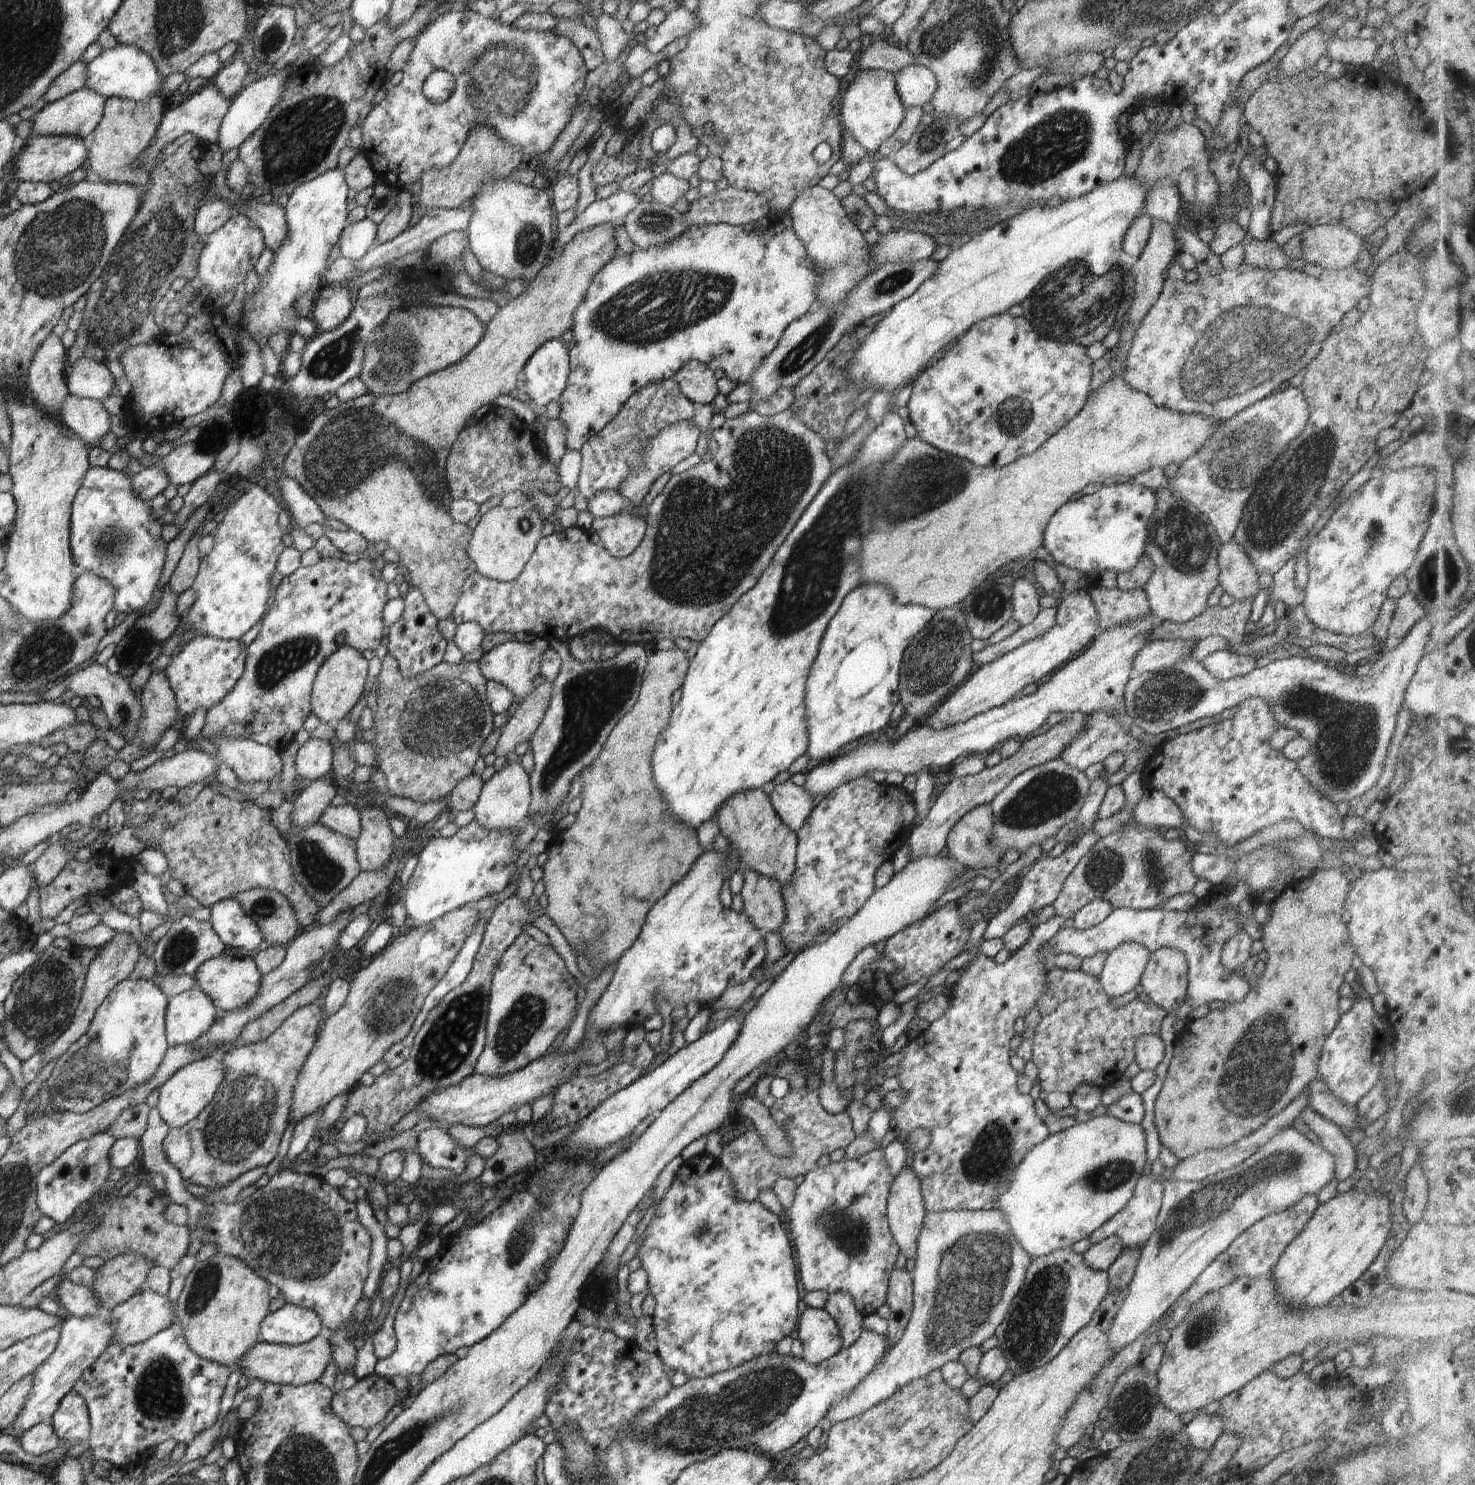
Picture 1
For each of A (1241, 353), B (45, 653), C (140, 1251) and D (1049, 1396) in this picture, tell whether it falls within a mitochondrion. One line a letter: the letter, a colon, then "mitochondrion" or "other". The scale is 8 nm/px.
A: mitochondrion
B: mitochondrion
C: other
D: other

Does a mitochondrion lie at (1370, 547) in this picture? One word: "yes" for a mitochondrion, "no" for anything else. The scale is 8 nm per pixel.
yes

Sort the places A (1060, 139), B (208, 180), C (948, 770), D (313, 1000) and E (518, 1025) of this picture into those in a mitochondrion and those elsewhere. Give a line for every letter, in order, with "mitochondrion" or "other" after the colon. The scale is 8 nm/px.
A: mitochondrion
B: other
C: other
D: other
E: mitochondrion

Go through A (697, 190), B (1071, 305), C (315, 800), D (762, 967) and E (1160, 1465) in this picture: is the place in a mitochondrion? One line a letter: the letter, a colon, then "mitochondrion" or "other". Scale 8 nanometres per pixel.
A: other
B: mitochondrion
C: other
D: other
E: mitochondrion

